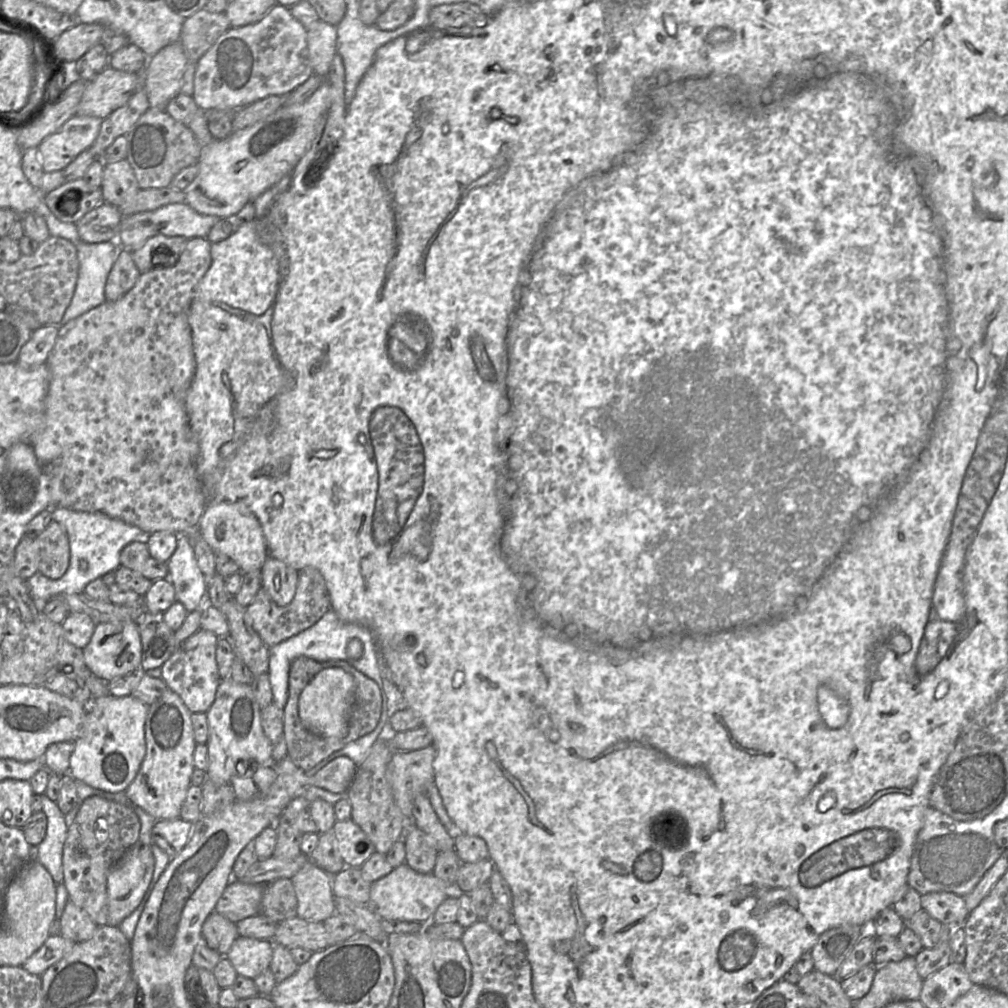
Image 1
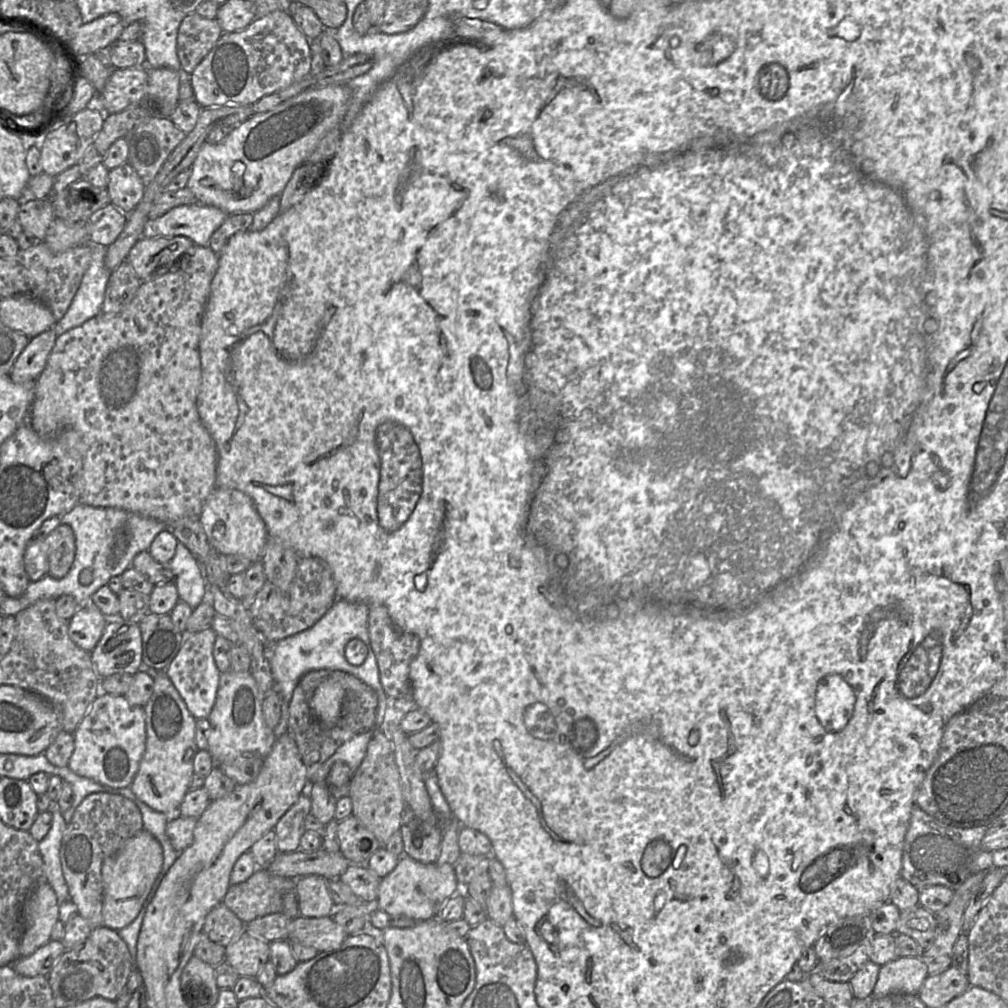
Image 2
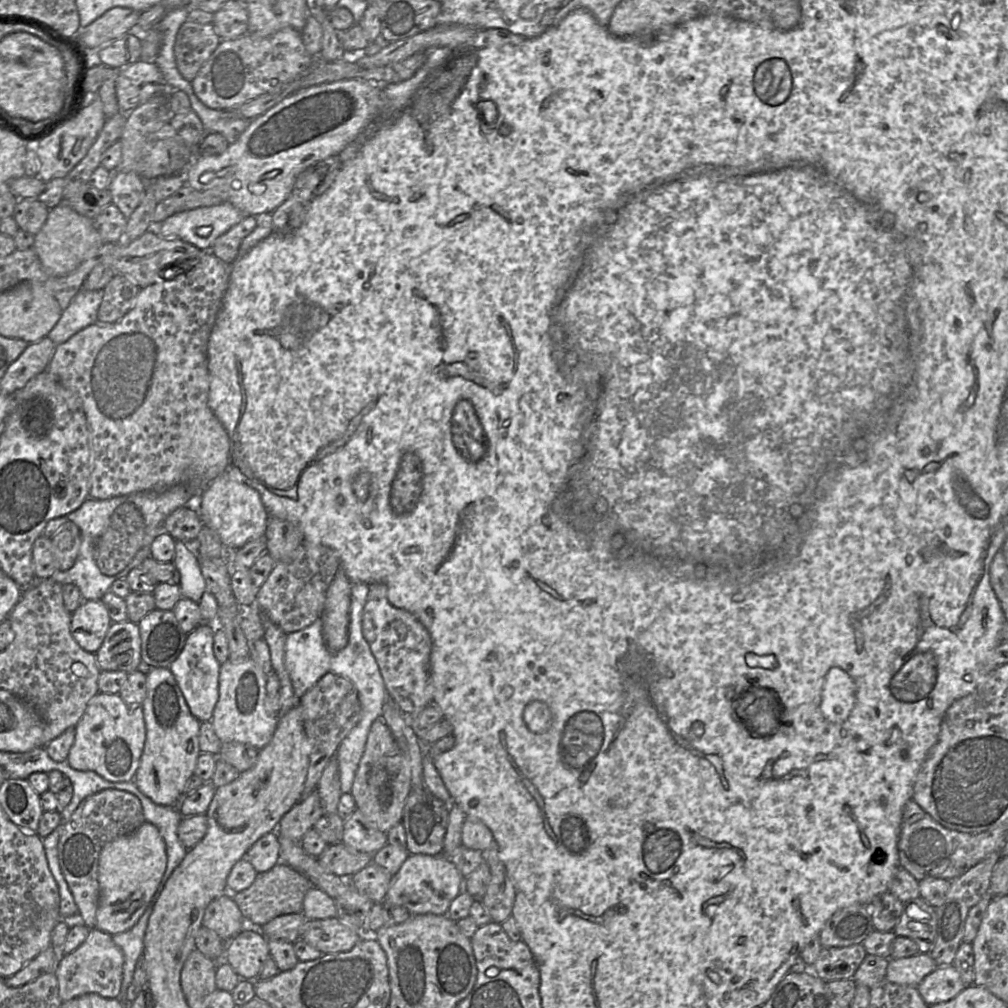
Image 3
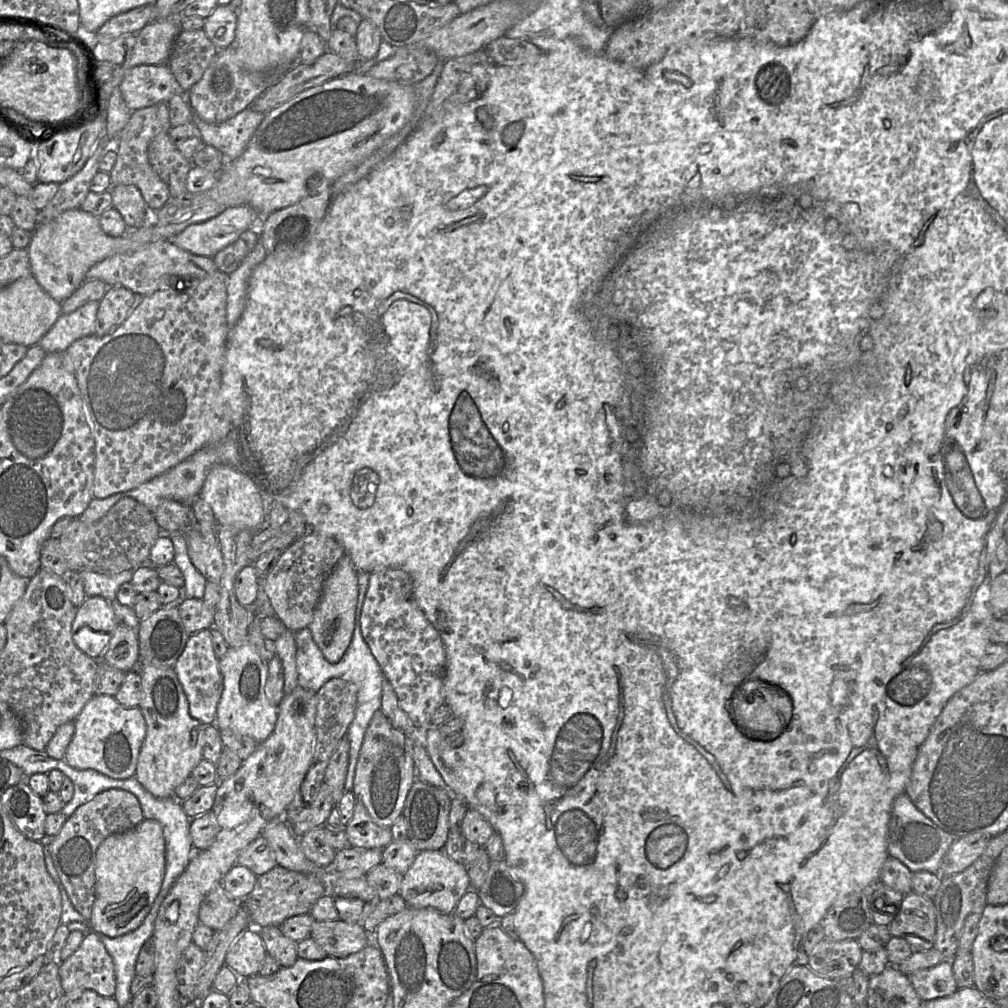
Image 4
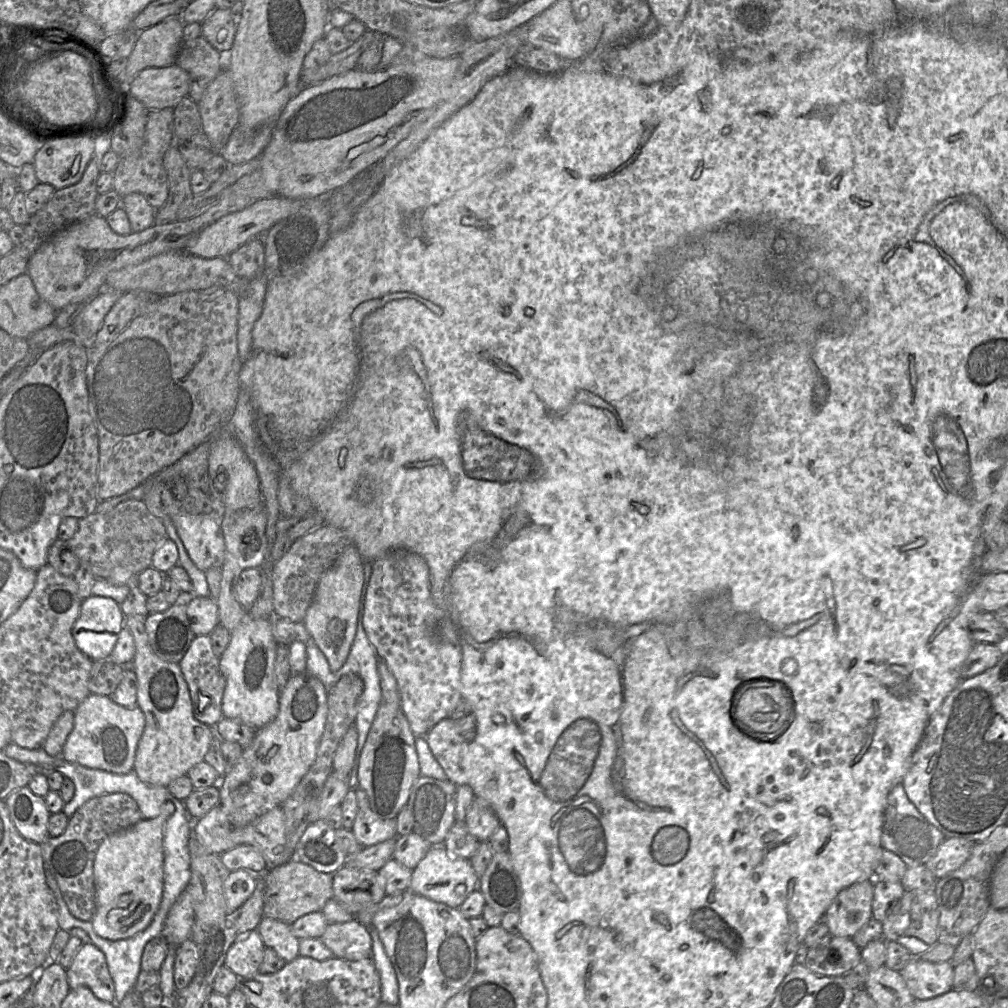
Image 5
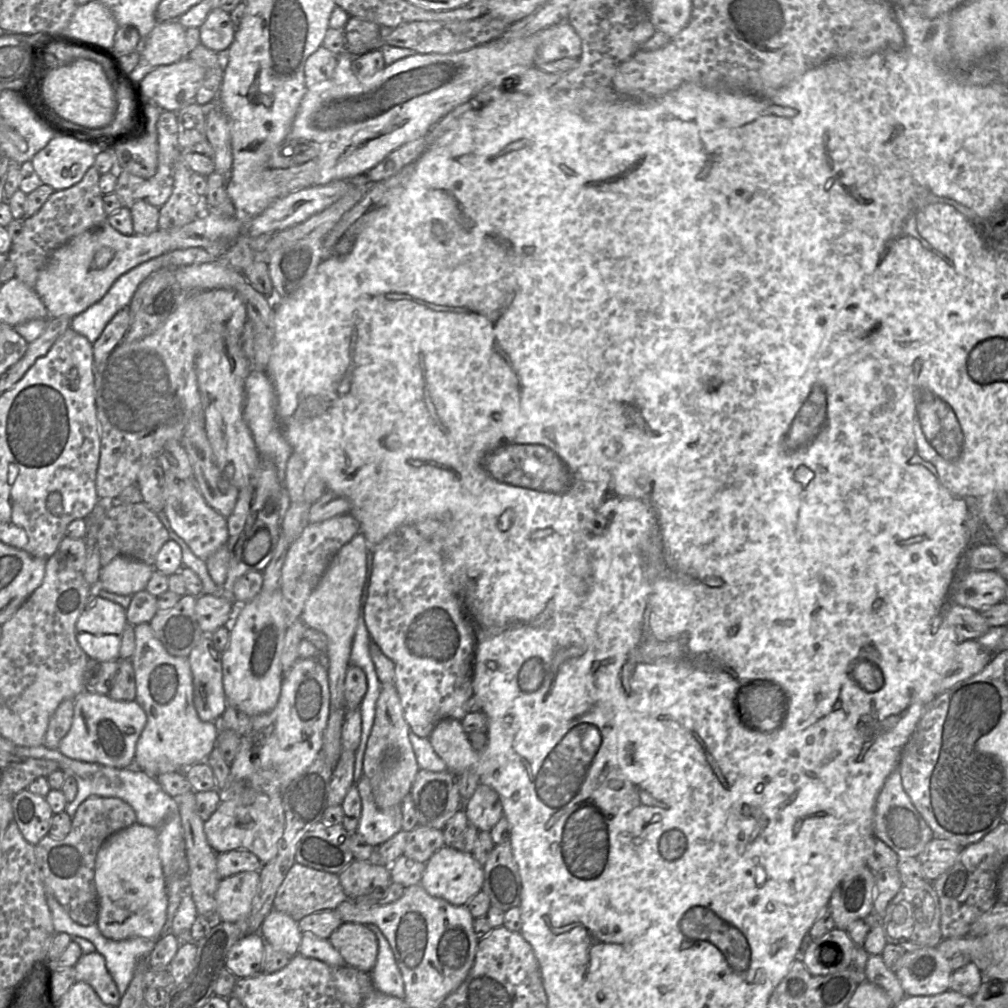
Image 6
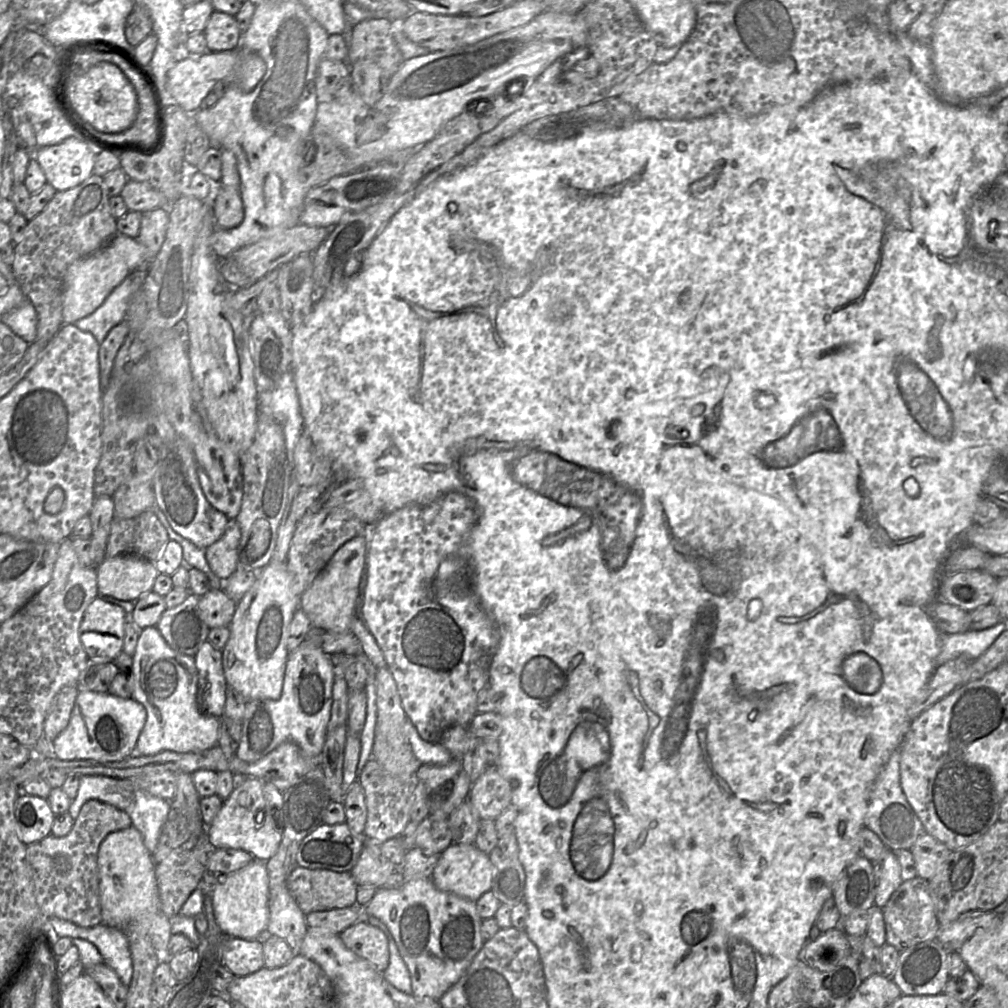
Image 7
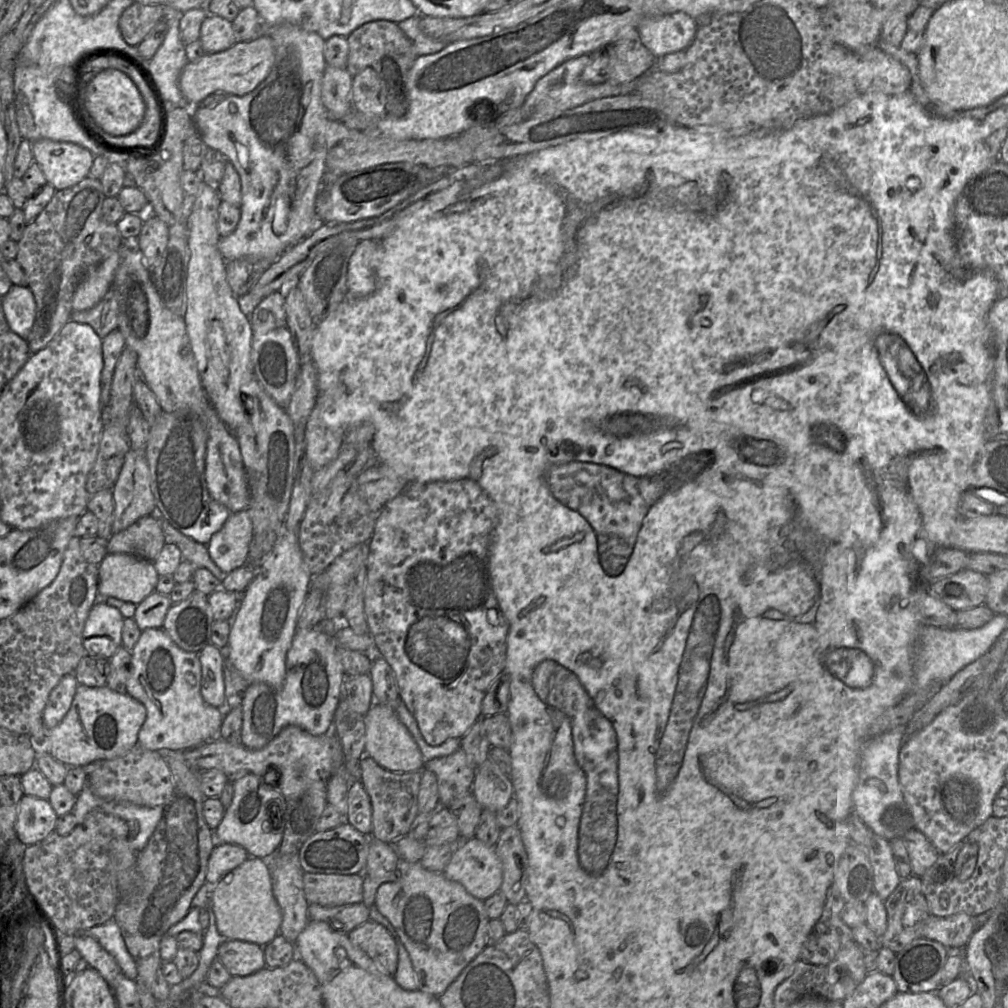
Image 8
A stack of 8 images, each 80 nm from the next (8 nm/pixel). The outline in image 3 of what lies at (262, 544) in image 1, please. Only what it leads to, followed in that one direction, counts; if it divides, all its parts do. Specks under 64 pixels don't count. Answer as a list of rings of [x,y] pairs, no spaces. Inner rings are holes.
[[[226,471],[209,483],[197,502],[200,504],[199,515],[202,522],[217,533],[227,548],[240,549],[265,535],[268,512],[260,495],[248,484],[229,477]]]

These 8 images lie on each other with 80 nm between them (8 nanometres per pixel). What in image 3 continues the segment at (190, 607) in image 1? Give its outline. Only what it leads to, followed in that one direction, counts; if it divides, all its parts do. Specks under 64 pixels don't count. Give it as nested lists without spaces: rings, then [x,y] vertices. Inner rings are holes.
[[[180,540],[175,542],[175,555],[172,563],[180,574],[178,586],[182,598],[199,603],[203,593],[207,591],[206,582],[201,573],[198,560]]]

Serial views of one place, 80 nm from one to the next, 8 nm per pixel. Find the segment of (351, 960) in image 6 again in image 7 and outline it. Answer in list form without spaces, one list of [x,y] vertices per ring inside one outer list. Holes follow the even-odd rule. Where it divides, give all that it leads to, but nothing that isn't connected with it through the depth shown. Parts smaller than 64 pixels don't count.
[[[357,922],[340,935],[344,945],[384,972],[389,965],[389,945],[385,933],[367,922]]]

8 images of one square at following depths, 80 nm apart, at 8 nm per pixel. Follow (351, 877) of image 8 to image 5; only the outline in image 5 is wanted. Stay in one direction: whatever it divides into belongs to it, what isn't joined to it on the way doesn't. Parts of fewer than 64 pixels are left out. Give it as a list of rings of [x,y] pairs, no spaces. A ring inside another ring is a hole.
[[[295,857],[289,862],[266,870],[261,876],[264,884],[263,917],[273,918],[291,925],[298,918],[320,912],[326,902],[334,897],[333,874],[317,871],[315,868],[299,862]]]

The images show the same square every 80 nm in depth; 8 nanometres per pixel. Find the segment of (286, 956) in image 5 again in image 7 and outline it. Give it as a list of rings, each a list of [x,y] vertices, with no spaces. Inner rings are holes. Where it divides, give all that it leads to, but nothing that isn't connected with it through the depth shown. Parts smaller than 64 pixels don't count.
[[[286,883],[275,887],[269,898],[267,932],[284,939],[296,953],[300,953],[307,931],[306,916],[291,896]]]

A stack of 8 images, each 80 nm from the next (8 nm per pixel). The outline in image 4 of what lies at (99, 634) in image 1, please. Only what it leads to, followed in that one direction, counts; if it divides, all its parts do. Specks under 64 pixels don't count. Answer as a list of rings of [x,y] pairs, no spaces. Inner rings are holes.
[[[118,625],[113,632],[101,661],[123,672],[134,671],[139,660],[139,642],[137,633]]]

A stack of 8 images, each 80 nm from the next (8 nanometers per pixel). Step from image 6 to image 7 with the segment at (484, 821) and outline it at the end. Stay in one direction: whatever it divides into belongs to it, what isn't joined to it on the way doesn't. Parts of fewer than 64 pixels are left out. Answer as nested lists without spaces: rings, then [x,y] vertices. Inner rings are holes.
[[[488,767],[471,785],[468,801],[478,817],[494,821],[511,803],[511,786],[495,767]]]

